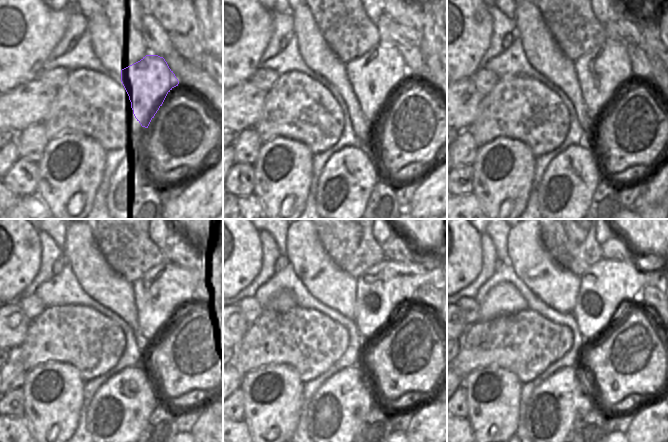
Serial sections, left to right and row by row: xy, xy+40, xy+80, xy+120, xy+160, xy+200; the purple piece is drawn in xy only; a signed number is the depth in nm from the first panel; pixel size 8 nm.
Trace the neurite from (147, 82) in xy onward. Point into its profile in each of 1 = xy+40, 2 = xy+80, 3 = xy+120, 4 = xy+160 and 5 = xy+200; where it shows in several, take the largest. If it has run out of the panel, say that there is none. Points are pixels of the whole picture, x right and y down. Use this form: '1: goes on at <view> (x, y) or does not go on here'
1: goes on at xy+40 (373, 76)
2: goes on at xy+80 (601, 73)
3: goes on at xy+120 (158, 292)
4: goes on at xy+160 (382, 288)
5: goes on at xy+200 (604, 287)

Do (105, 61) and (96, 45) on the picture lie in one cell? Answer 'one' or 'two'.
one

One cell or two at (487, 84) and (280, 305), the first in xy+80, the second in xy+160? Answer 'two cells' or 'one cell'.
two cells

